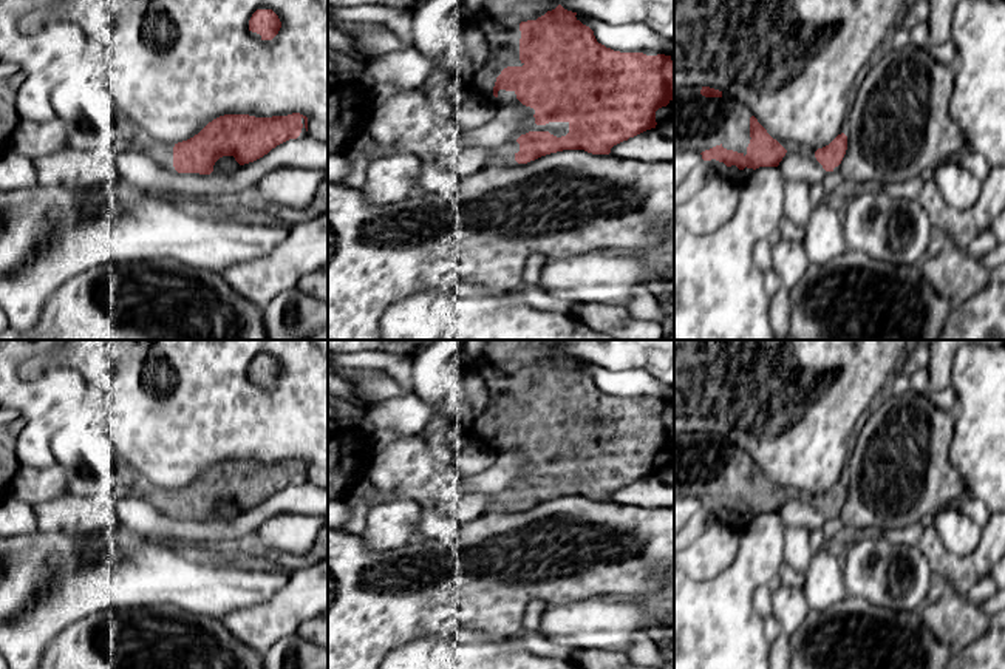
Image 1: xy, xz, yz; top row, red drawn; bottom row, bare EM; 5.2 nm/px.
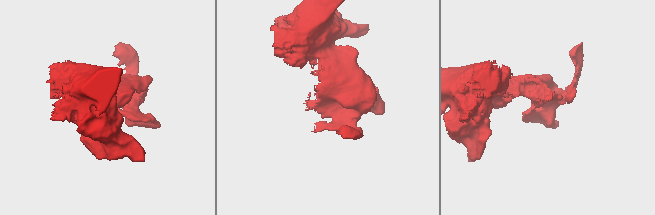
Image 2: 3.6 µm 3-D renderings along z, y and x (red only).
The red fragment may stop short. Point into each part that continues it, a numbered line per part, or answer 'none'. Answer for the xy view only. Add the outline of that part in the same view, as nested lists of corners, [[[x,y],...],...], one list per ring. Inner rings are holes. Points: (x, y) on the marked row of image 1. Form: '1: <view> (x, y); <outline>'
1: xy (161, 152); [[[145,141],[147,153],[152,159],[155,159],[162,167],[176,171],[173,167],[173,147],[175,144],[158,142],[158,141]]]

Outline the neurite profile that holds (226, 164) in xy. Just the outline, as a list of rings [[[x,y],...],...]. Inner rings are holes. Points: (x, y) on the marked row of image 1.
[[[223,156],[215,162],[212,173],[227,175],[237,170],[238,167],[241,165],[235,161],[233,156]]]

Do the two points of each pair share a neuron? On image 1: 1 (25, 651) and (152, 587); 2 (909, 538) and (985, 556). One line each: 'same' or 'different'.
1: same
2: same

